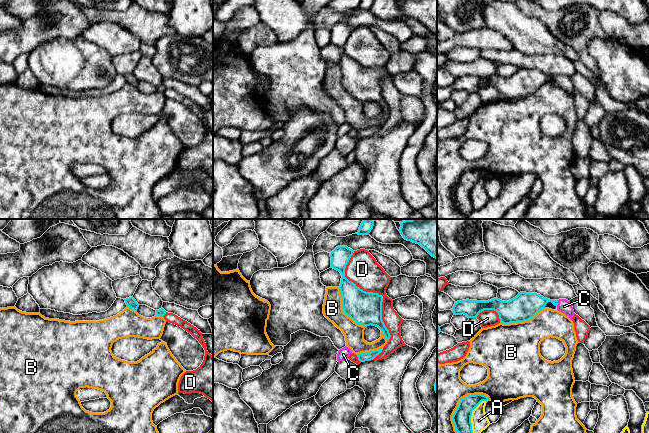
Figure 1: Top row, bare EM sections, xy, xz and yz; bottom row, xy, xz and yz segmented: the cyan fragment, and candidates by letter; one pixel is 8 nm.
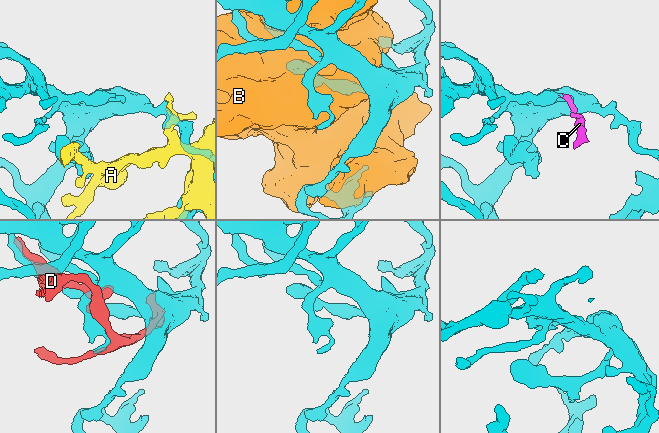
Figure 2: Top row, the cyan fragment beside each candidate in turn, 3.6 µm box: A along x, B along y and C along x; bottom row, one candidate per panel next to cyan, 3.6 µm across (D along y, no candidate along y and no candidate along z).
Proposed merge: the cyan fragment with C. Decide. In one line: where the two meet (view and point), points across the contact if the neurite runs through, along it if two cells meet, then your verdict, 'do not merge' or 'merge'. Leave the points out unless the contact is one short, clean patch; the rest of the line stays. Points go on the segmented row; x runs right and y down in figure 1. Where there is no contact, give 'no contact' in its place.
meets cyan in yz at (557, 303); runs through yz (526, 305), (545, 300), (557, 303), (564, 306); merge

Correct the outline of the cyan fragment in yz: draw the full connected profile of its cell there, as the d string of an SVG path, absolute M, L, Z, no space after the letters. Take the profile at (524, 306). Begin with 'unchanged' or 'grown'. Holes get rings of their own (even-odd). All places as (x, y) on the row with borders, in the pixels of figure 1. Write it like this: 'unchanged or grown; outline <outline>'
grown; outline M520 292L509 301L494 298L488 301L462 300L455 302L451 309L454 315L466 315L468 318L477 318L484 310L494 310L498 313L500 323L510 324L528 321L545 308L548 302L552 302L557 310L564 313L571 320L574 310L570 301L566 299L550 300L537 293Z

